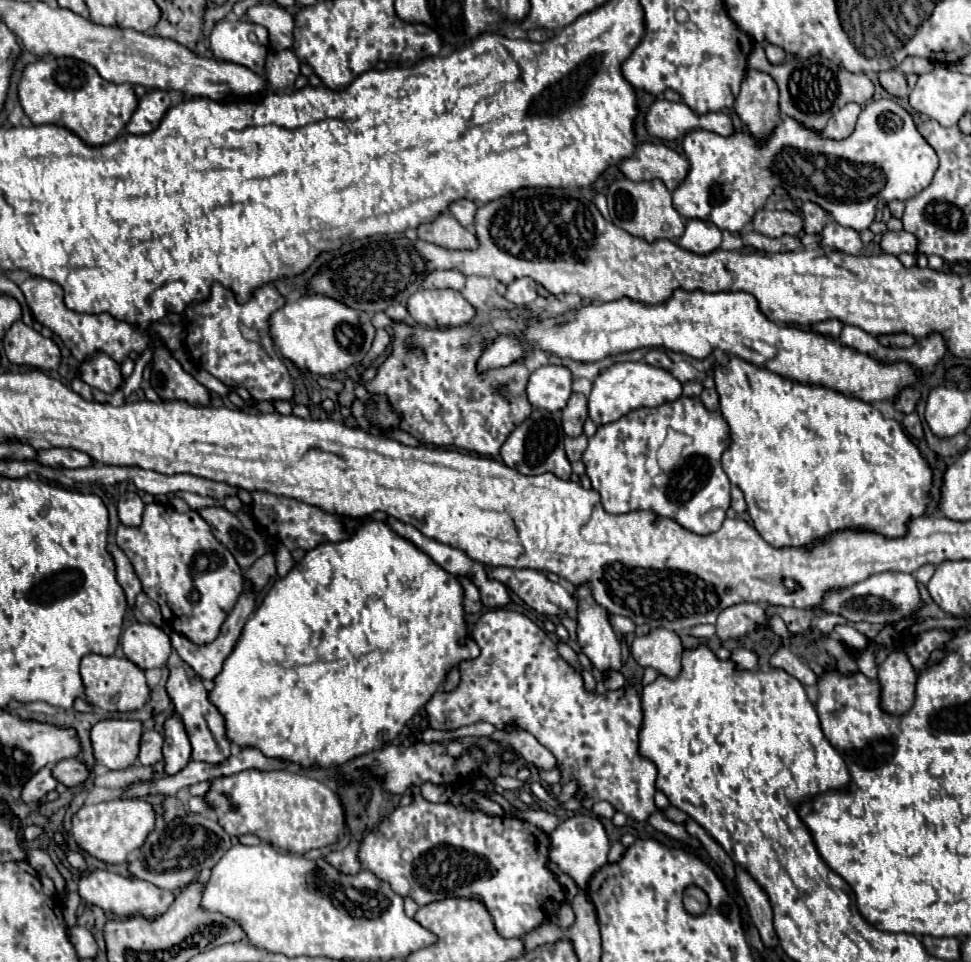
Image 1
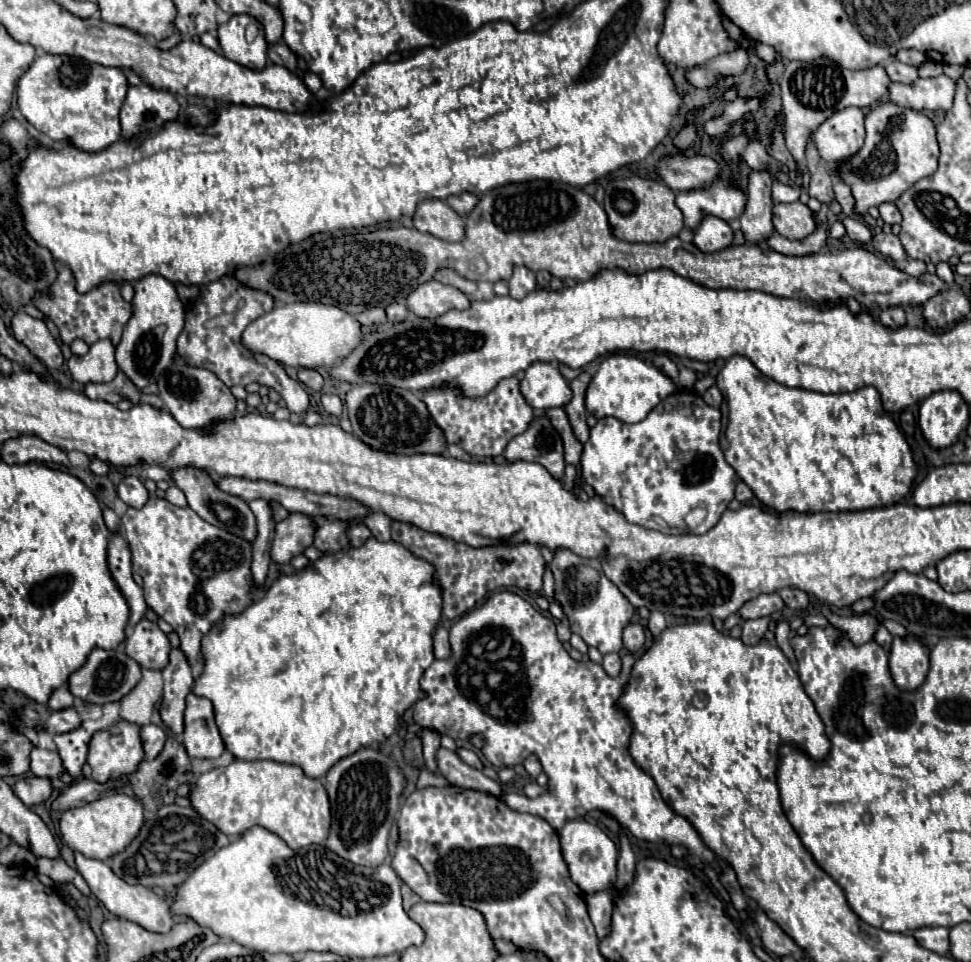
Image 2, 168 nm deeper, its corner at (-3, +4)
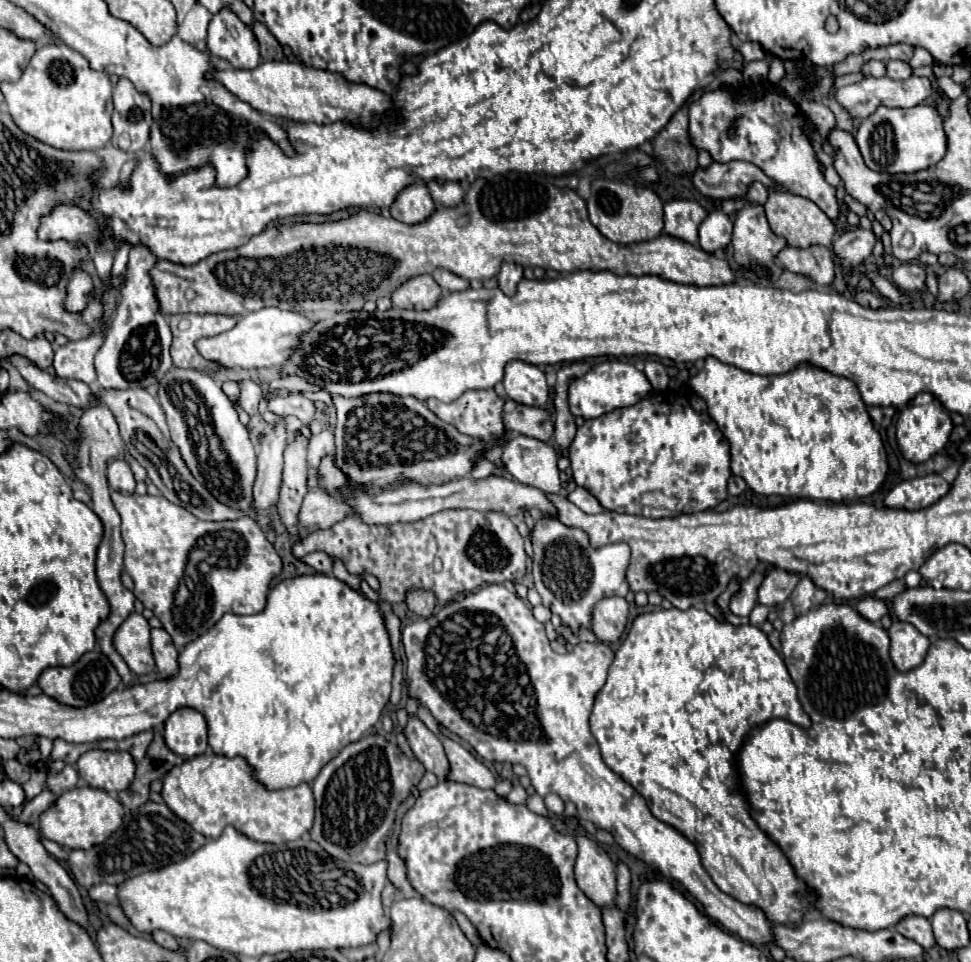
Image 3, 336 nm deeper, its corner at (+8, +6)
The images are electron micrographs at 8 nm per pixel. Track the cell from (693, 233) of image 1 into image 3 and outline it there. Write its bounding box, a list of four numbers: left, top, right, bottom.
[700,211,732,253]

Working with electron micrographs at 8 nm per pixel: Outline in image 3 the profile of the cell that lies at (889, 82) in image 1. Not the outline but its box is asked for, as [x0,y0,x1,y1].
[886,61,912,79]

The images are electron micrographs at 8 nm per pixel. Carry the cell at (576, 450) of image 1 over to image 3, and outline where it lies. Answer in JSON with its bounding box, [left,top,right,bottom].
[502,397,554,441]

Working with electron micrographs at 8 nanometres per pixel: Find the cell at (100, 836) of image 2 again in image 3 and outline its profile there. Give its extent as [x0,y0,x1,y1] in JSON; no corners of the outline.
[40,785,124,849]

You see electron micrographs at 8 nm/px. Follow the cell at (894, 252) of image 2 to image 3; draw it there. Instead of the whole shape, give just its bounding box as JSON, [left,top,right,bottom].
[832,229,876,269]

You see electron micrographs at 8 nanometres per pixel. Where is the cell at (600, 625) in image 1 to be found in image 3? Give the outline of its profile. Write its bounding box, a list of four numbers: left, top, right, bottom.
[532,517,630,633]

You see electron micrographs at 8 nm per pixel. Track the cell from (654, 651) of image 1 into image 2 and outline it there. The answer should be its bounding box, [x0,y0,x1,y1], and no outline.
[623,625,643,653]

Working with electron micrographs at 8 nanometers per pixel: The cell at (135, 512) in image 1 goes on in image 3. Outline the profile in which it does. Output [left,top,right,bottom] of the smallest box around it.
[108,459,136,495]

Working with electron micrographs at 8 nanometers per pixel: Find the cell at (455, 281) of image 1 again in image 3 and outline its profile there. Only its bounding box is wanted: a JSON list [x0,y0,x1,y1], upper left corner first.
[432,269,470,291]

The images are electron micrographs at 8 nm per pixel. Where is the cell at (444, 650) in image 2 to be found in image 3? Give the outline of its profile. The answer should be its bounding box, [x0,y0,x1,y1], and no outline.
[406,589,436,617]

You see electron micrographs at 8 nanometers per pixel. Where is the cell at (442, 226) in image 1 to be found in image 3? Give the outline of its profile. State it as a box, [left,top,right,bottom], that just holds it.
[390,181,436,225]

